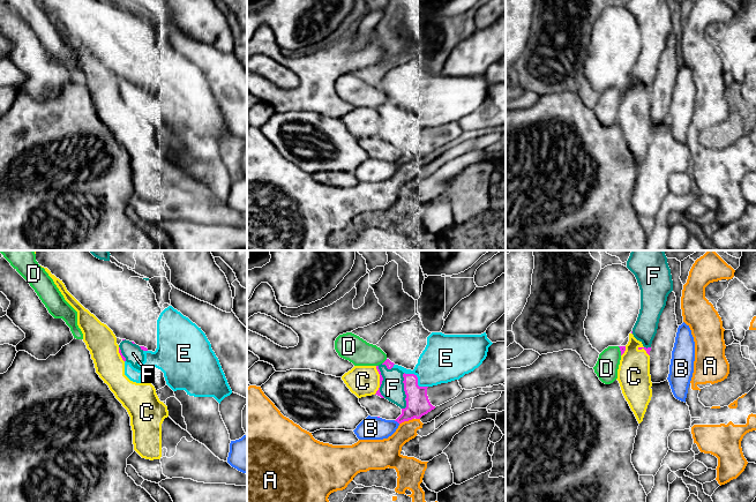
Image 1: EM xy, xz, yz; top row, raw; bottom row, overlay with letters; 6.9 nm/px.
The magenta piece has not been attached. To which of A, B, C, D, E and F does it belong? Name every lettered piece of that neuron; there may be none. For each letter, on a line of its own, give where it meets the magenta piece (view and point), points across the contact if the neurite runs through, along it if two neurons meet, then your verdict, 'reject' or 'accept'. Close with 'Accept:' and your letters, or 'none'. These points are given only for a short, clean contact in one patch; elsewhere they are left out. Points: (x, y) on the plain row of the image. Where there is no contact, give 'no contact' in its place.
A: contact xz (406, 162); reject
B: contact xz (396, 162); reject
C: contact xz (380, 121); reject
D: contact yz (620, 91); border yz (618, 88), (621, 96); reject
E: contact xz (417, 121); reject
F: contact xz (404, 132); accept
Accept: F

